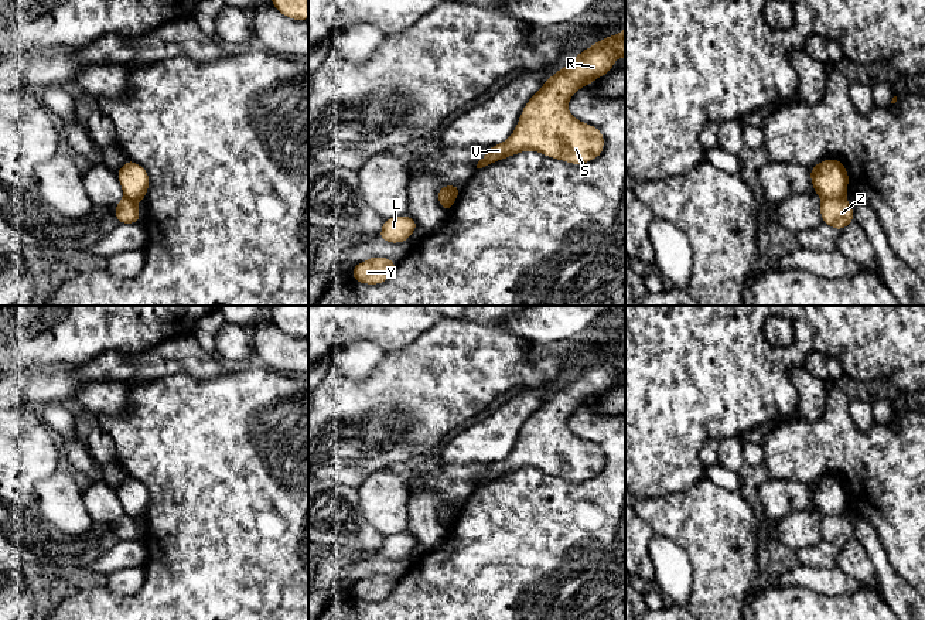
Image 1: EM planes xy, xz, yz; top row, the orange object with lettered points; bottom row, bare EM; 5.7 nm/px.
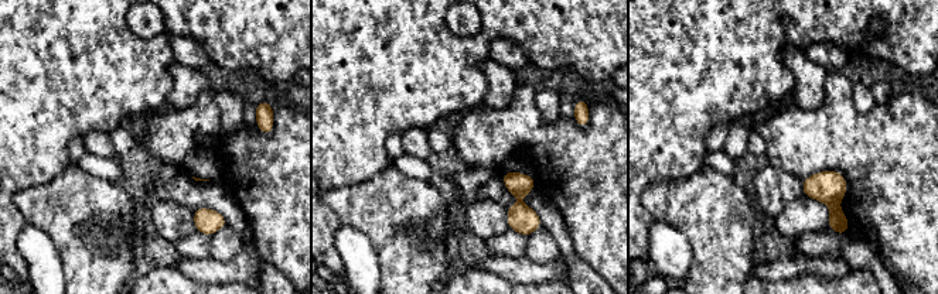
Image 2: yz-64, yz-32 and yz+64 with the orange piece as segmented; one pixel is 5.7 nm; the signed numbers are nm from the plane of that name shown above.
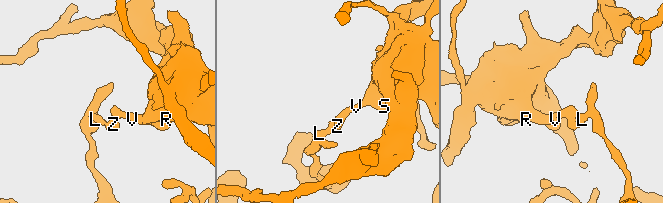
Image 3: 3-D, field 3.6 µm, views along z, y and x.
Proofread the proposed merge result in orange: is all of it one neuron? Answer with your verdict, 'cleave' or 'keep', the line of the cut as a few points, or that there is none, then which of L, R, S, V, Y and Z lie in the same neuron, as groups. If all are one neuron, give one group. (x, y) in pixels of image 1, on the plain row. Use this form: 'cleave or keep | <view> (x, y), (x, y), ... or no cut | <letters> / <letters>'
cleave | yz (843, 513), (822, 517) | L Y Z / R S V

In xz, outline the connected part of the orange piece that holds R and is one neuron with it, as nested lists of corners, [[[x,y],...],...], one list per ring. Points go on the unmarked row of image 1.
[[[625,344],[619,351],[583,367],[573,379],[552,392],[525,422],[512,453],[488,464],[477,486],[526,467],[570,481],[600,474],[604,467],[601,447],[573,435],[567,419],[577,406],[611,389],[614,378],[621,374],[625,374]]]

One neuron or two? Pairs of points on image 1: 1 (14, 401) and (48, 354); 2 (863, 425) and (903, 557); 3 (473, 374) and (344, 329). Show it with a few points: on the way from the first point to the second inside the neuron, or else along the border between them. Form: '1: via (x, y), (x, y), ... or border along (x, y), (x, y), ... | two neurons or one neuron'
1: border along (72, 365), (40, 370) | two neurons
2: border along (849, 402), (849, 415), (853, 423), (866, 432) | two neurons
3: border along (427, 329), (409, 344), (386, 351) | two neurons

